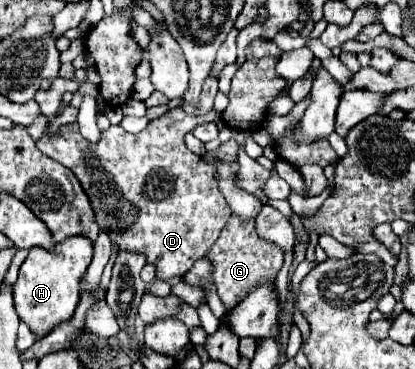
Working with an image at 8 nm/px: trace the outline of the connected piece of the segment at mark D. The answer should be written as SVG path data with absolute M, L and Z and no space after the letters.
M173 107L159 119L149 121L149 125L135 135L121 127L109 127L101 133L101 139L91 145L83 141L77 125L65 125L59 133L53 133L53 137L49 129L45 129L37 147L75 173L95 209L95 223L99 227L107 225L111 243L115 243L119 251L143 253L147 263L157 267L157 279L171 281L183 277L191 265L211 249L231 215L225 197L217 189L213 165L203 163L201 157L183 143L187 131L219 118L215 109L206 115L191 117L181 107Z

